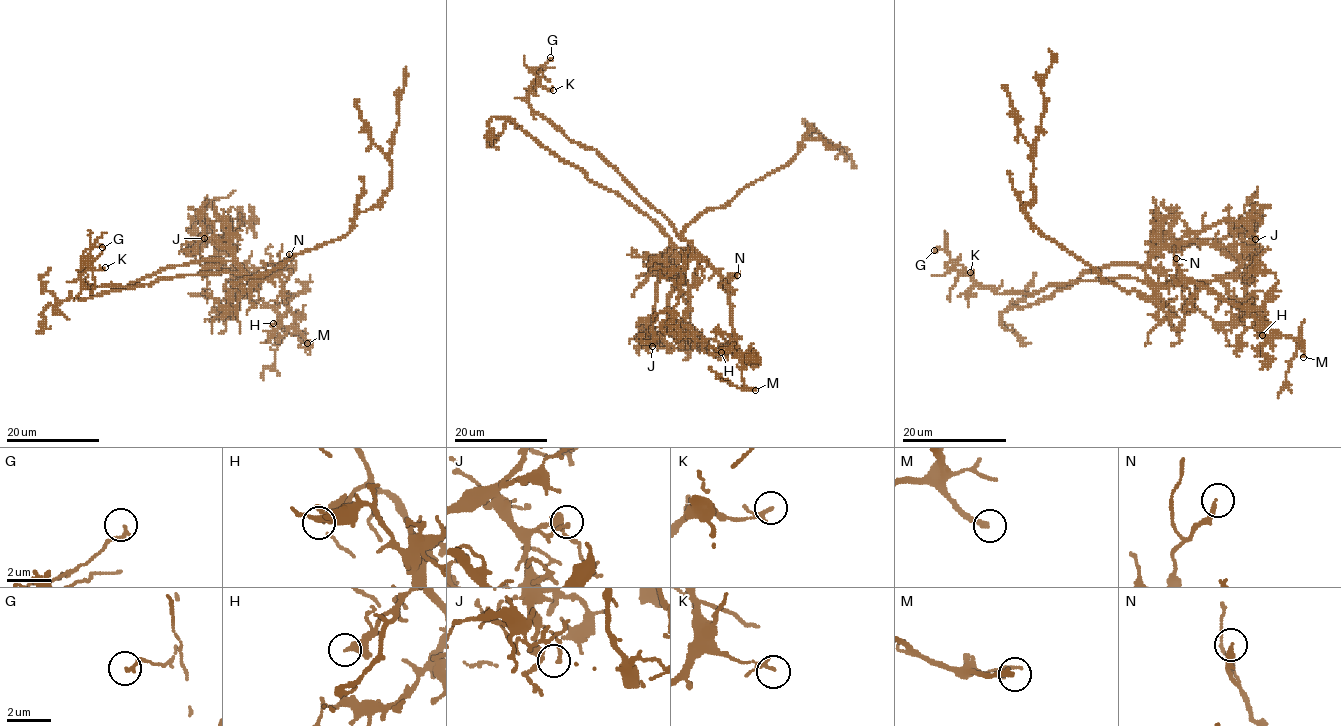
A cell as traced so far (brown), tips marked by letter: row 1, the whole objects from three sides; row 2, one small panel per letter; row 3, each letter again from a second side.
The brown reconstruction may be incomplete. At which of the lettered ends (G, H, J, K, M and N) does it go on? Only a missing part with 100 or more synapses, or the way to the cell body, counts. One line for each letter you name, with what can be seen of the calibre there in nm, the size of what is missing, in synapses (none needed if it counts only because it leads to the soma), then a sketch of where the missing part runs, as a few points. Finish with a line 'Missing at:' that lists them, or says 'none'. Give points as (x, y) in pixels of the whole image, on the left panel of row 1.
M: Thickness 240 nm. Course of what is missing: (307, 343), (323, 344), (341, 369), (342, 378), (334, 386), (273, 411), (256, 411), (247, 400)
Missing at: M

